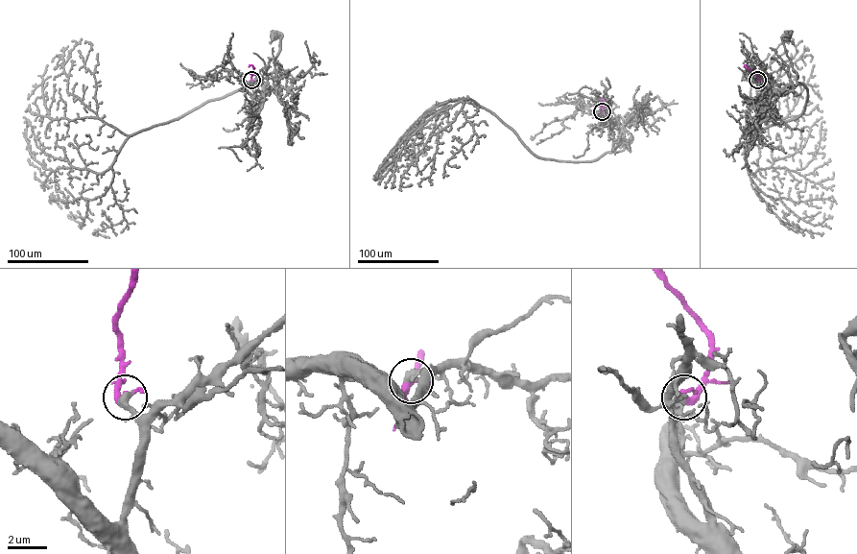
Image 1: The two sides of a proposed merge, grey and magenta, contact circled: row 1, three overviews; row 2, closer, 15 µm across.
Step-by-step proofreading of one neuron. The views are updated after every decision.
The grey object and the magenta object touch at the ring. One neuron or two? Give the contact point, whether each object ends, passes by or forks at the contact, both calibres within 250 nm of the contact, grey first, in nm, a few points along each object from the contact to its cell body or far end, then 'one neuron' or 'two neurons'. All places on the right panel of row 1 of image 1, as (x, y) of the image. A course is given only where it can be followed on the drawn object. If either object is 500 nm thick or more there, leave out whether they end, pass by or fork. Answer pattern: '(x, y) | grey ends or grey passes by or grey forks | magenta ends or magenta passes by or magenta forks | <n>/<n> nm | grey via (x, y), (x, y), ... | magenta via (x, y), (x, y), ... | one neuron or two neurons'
(757, 80) | grey passes by | magenta passes by | 320/280 nm | grey via (757, 80), (762, 88), (776, 94), (786, 92), (797, 84), (797, 75), (793, 69), (781, 38), (788, 35) | magenta via (757, 80), (756, 75), (744, 66) | one neuron

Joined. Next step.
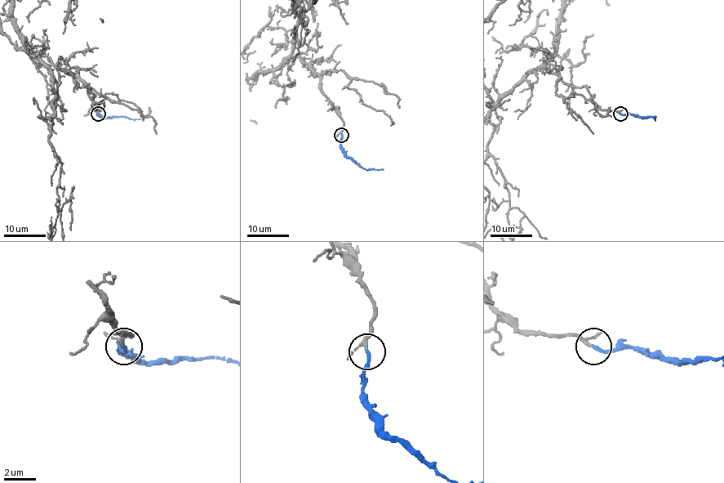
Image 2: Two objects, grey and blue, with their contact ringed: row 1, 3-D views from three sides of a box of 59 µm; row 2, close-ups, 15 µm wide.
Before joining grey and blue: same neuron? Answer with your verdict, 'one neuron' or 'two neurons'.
one neuron

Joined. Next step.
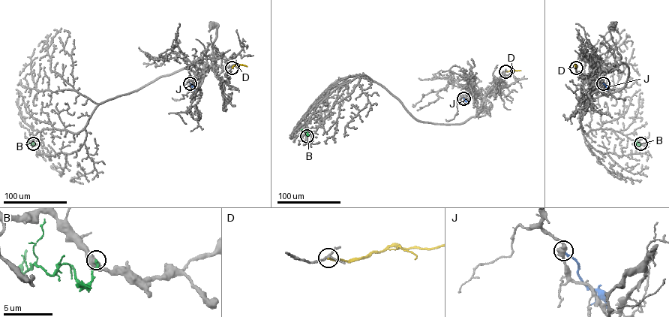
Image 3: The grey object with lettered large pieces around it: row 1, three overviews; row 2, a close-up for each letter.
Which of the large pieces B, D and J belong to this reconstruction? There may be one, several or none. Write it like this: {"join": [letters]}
{"join": []}

